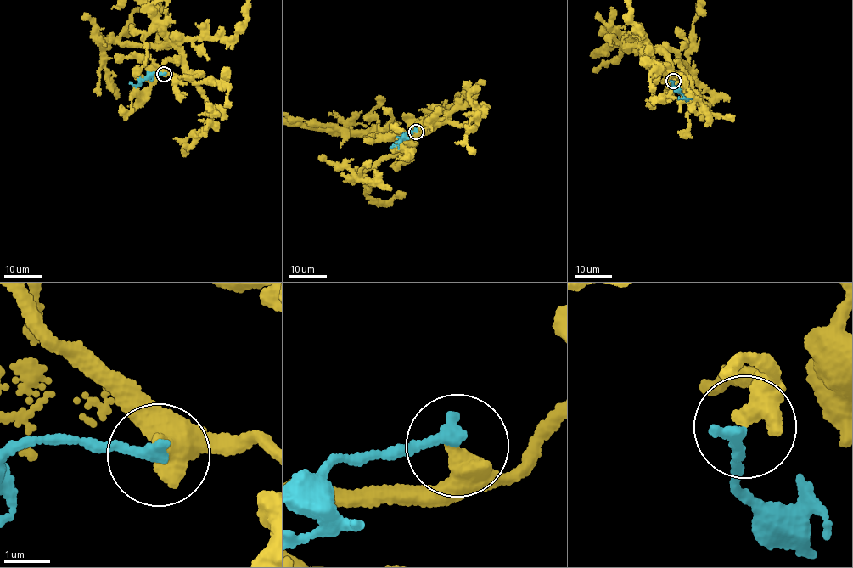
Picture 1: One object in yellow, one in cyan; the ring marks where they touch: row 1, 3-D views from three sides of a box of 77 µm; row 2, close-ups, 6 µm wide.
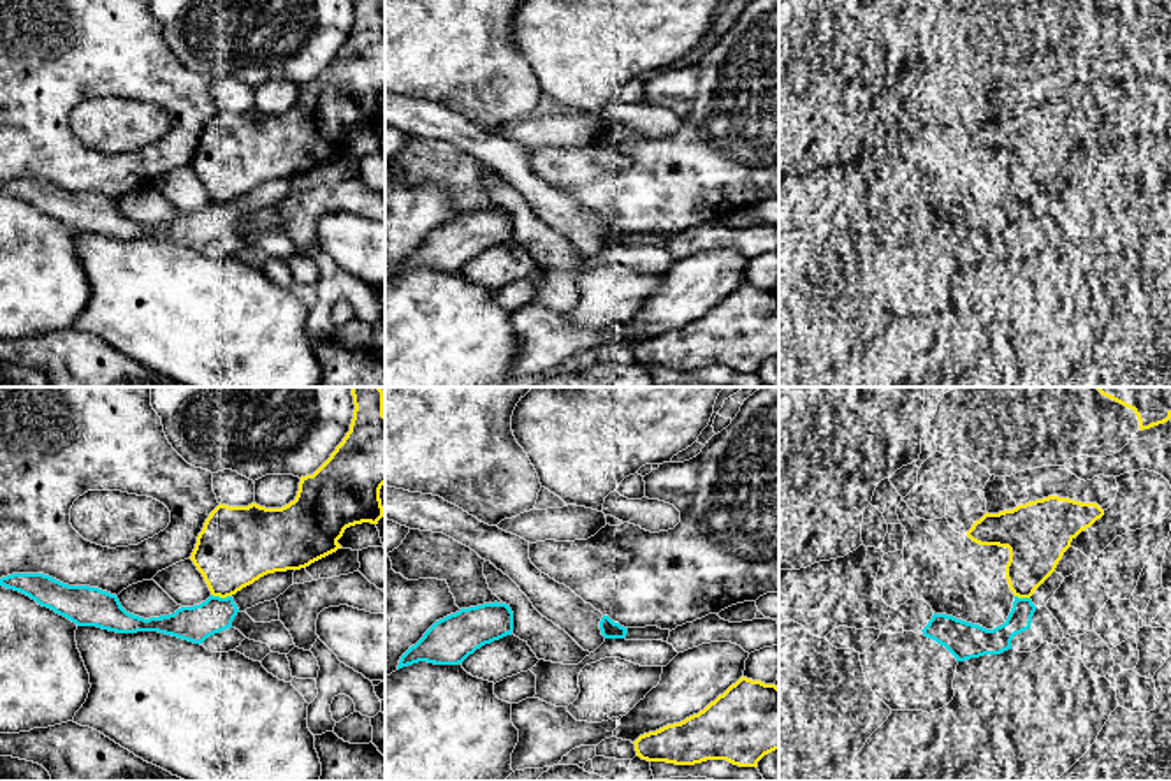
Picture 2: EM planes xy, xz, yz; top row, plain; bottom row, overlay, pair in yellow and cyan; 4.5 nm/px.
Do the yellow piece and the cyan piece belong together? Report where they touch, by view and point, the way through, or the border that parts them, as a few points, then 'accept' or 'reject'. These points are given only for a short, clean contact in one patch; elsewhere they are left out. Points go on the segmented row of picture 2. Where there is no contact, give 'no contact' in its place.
meets yellow in xy at (222, 597); reject

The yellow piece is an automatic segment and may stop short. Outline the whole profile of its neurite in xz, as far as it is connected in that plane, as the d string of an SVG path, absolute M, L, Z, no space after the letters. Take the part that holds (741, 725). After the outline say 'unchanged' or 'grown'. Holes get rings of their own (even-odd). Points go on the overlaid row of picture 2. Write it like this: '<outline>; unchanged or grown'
M742 675L698 714L644 734L633 744L636 756L647 762L726 760L758 767L765 755L779 749L779 688Z; unchanged

